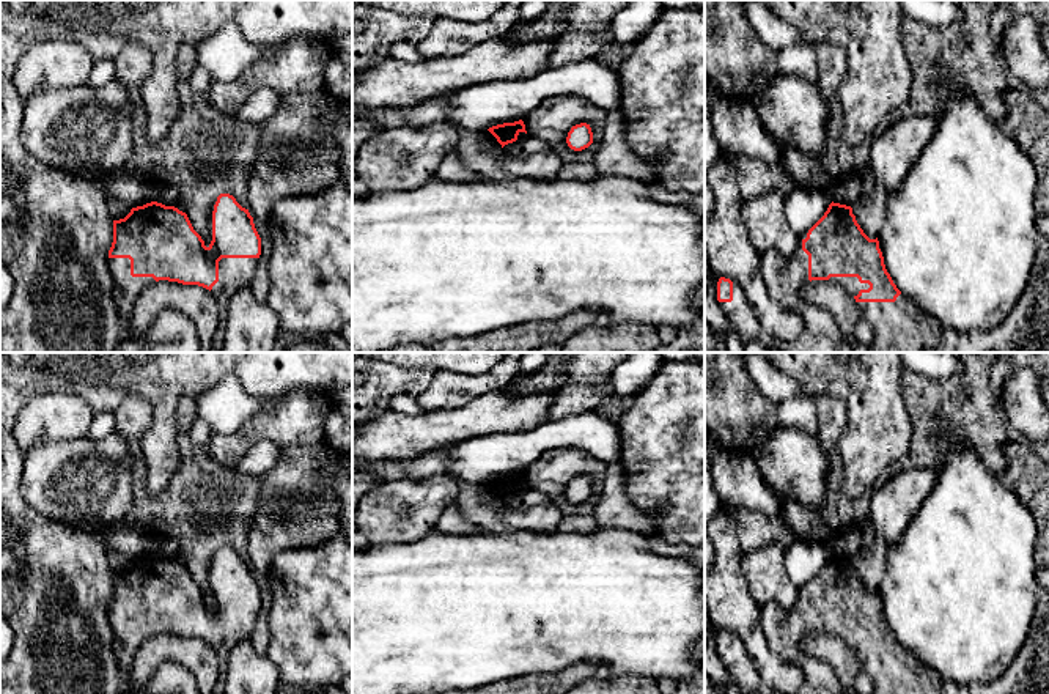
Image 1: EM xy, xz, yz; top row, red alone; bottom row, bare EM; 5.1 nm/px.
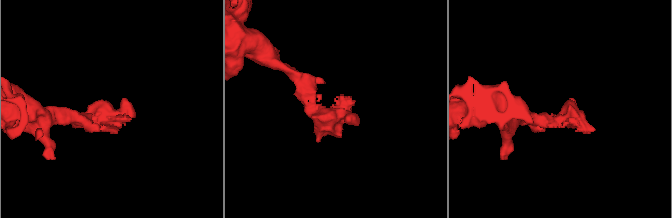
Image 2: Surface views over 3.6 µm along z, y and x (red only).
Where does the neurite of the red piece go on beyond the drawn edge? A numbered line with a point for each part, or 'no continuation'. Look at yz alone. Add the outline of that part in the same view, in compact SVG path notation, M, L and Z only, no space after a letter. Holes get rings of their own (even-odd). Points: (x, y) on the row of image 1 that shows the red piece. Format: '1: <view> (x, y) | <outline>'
1: yz (851, 285) | M830 277L829 282L838 283L848 294L857 296L860 290L868 290L868 283L860 283L857 277Z

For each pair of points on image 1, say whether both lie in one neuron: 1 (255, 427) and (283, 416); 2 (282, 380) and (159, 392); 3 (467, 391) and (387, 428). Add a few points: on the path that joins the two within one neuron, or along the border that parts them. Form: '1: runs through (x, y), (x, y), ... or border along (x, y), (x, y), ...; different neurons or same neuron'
1: runs through (261, 427), (277, 422); same neuron
2: runs through (252, 369), (189, 369); same neuron
3: border along (463, 405), (423, 411); different neurons

